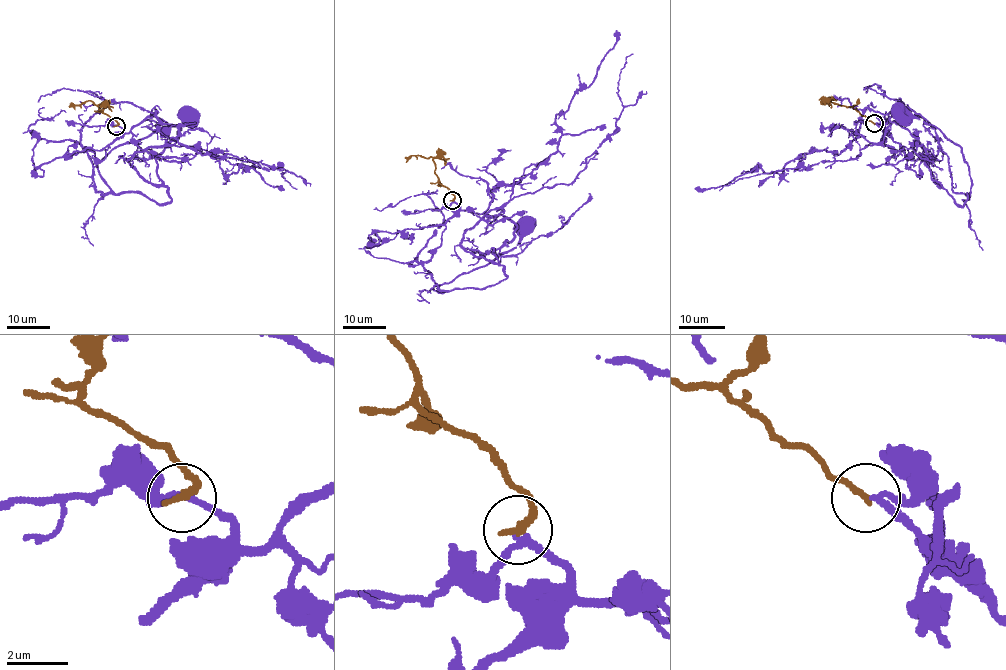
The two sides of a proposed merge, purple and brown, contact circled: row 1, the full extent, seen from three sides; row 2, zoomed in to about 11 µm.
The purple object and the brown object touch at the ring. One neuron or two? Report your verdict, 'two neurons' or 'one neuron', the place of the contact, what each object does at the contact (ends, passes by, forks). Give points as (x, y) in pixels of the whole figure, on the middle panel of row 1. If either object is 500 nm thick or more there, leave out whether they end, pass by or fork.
one neuron | (452, 200) | purple passes by | brown ends

